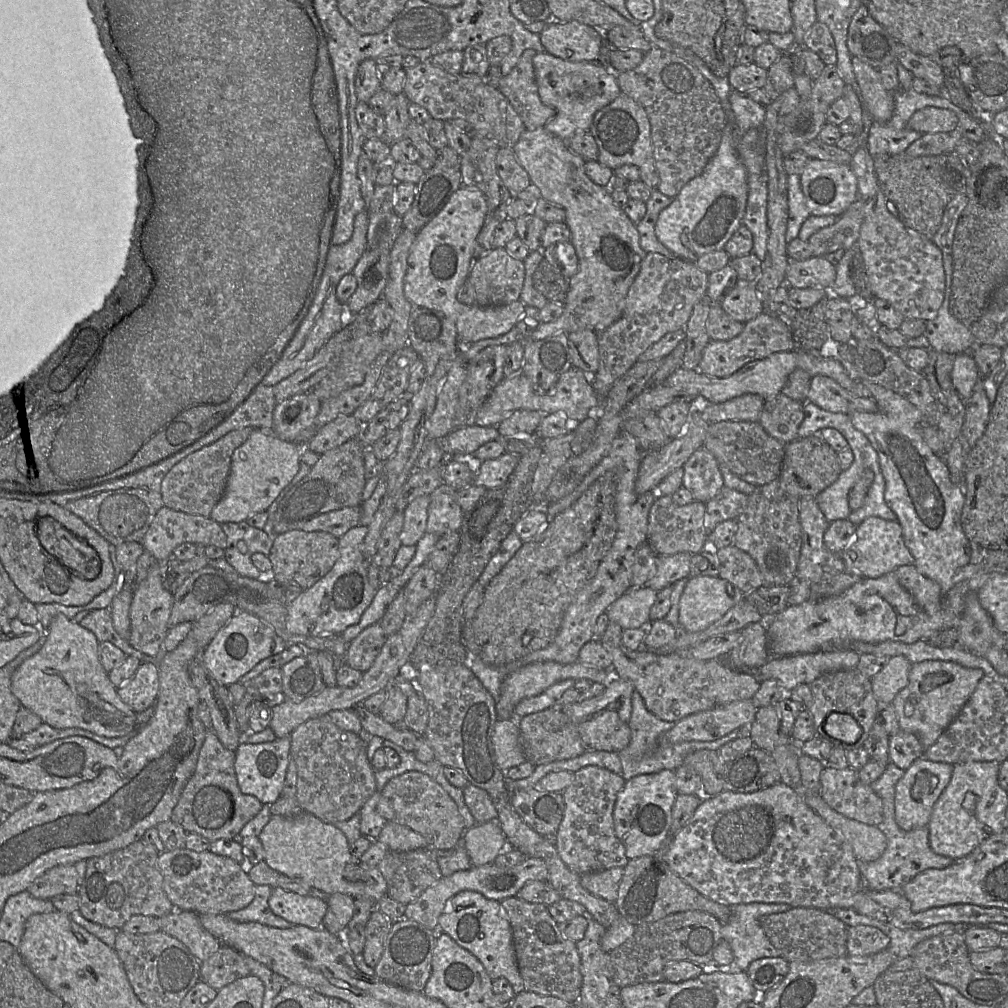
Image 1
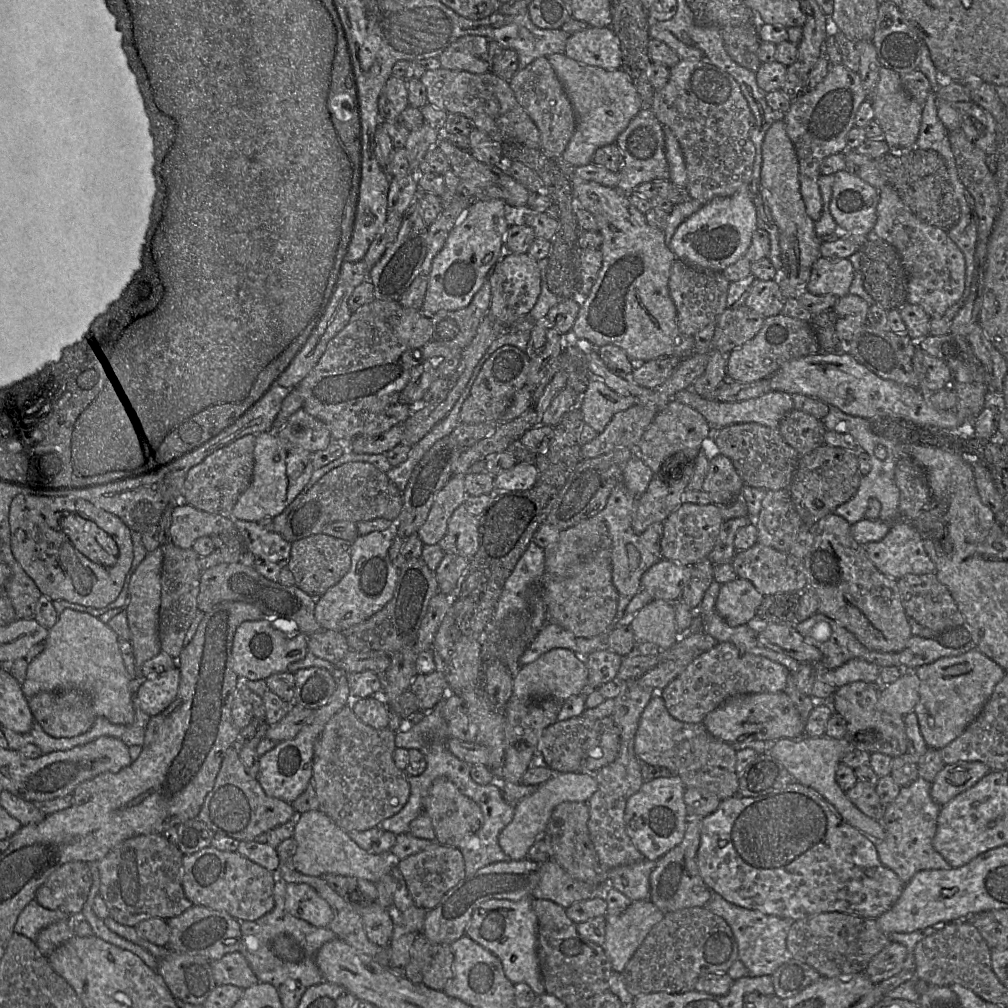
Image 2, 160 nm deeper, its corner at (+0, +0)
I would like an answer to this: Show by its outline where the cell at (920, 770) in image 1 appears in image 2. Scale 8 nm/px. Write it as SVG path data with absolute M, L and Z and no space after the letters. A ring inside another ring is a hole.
M982 762L946 764L931 782L931 797L940 806L975 785L991 769Z

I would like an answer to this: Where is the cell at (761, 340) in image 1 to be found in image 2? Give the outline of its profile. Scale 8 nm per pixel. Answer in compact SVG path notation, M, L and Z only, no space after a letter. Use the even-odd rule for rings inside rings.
M783 314L765 318L761 330L748 342L731 351L727 357L727 378L732 382L750 383L767 379L784 363L820 353L809 322Z

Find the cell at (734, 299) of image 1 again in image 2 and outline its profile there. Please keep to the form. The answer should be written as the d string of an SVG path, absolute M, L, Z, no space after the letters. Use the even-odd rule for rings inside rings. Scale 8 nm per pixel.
M755 279L747 291L744 306L767 318L781 314L785 299L777 282Z

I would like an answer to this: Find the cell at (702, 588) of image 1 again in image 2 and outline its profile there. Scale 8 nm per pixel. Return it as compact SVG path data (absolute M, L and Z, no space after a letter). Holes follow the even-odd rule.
M737 578L720 585L715 609L730 626L748 623L756 617L764 595L748 580Z

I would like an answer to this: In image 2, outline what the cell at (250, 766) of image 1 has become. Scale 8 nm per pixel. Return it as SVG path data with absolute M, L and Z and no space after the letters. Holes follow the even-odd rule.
M346 672L336 675L336 689L328 703L316 710L312 724L302 728L292 739L279 742L274 748L259 757L257 781L271 797L291 803L308 787L313 776L314 743L329 719L353 700L346 679Z

